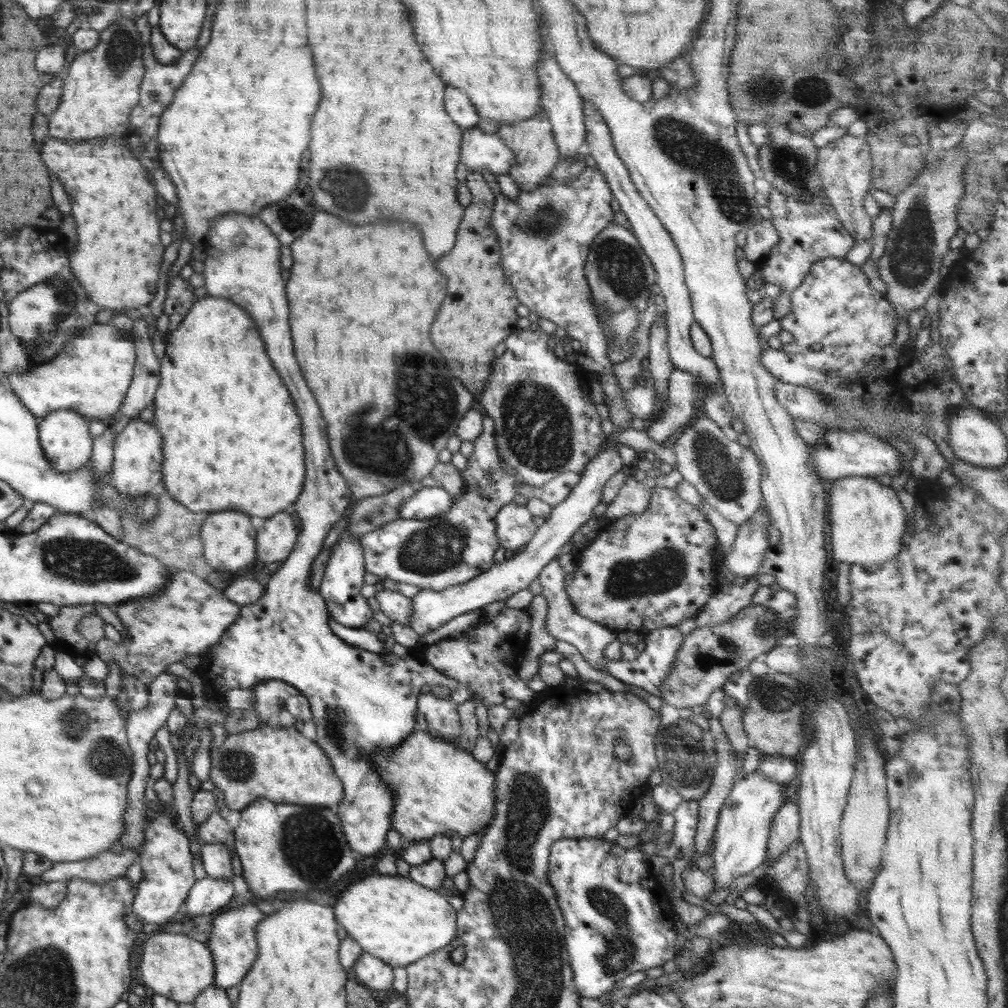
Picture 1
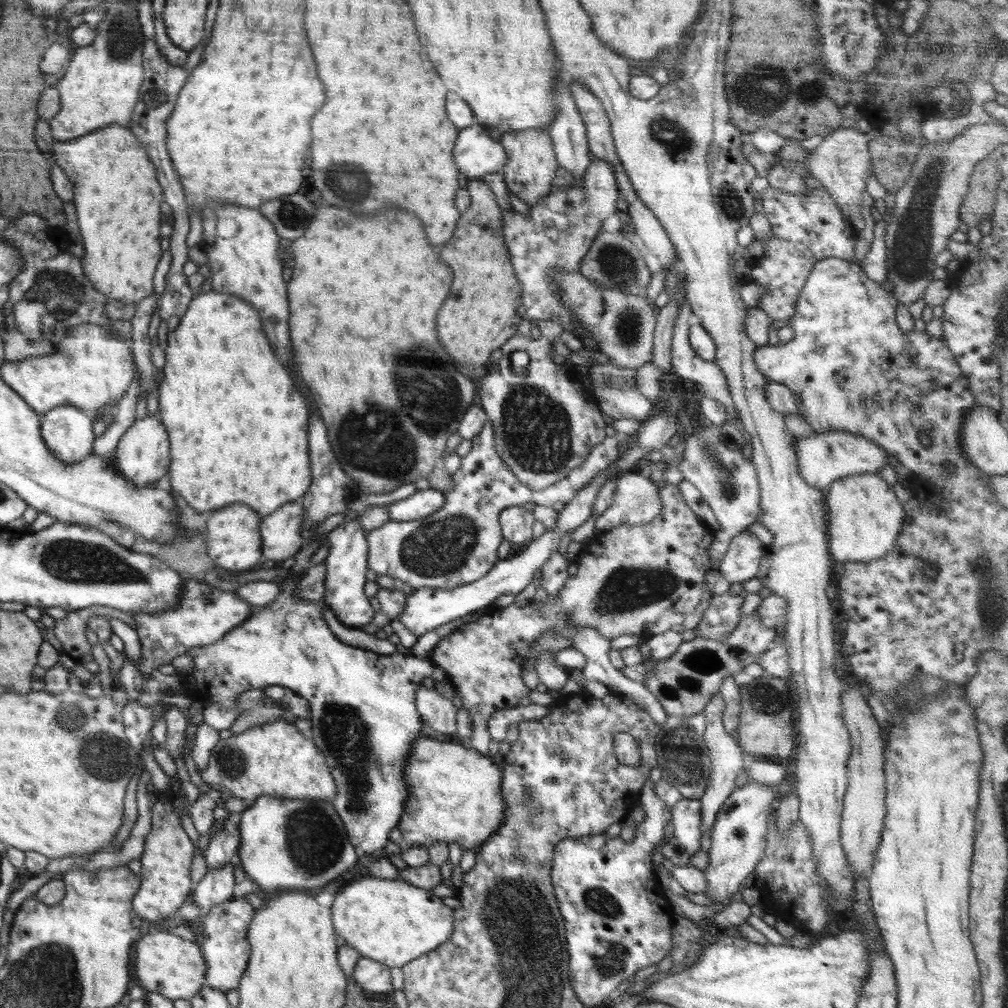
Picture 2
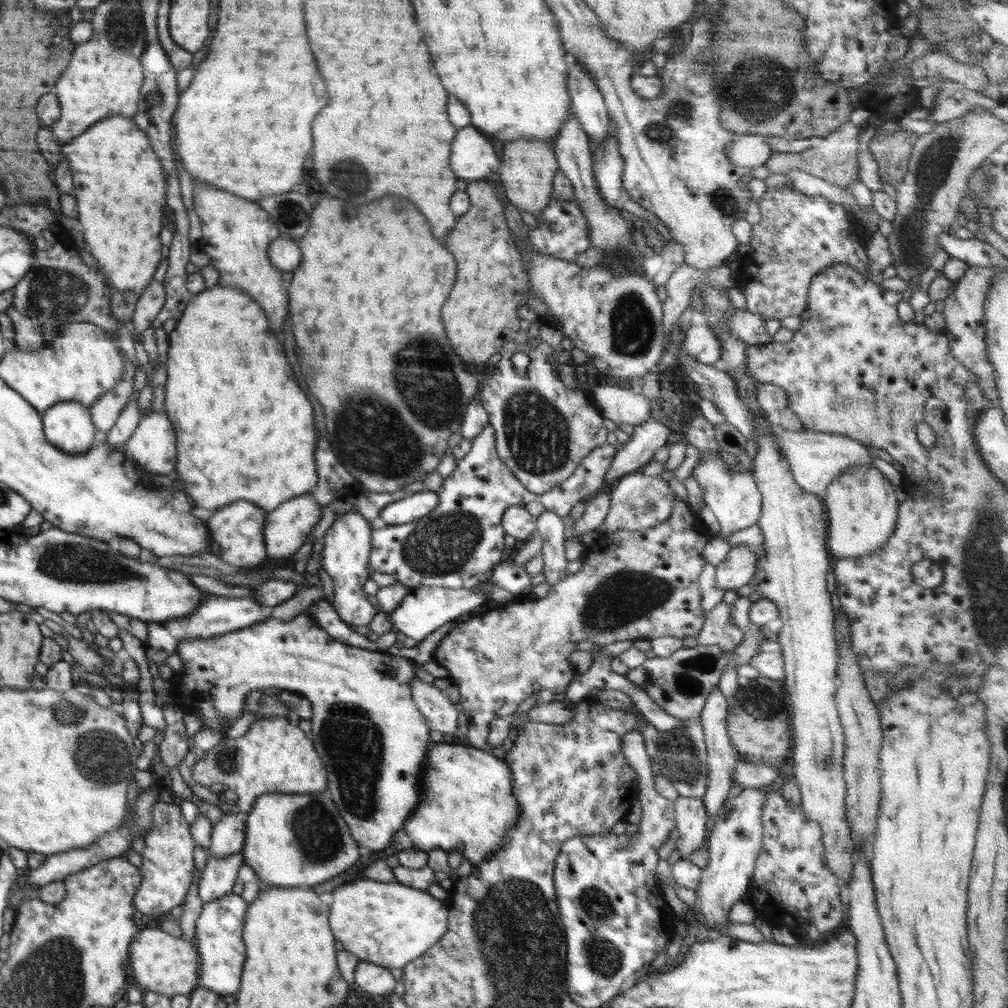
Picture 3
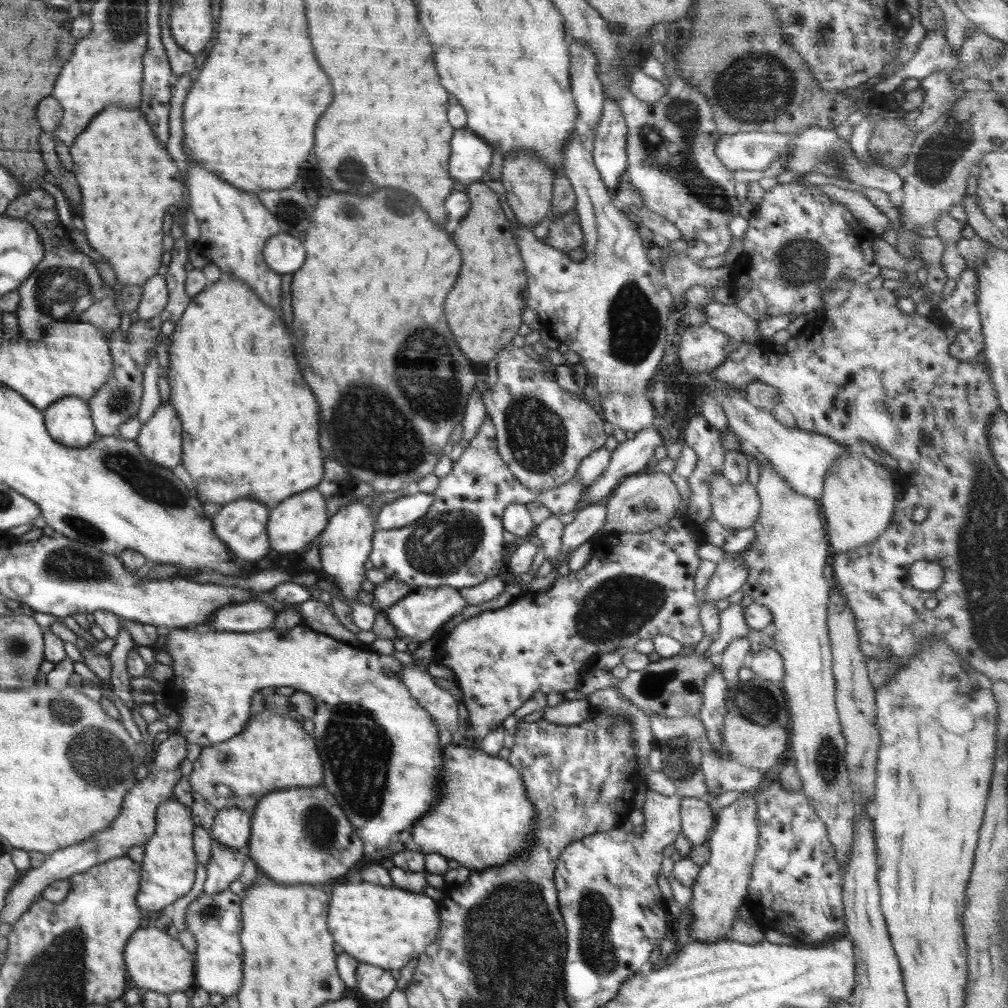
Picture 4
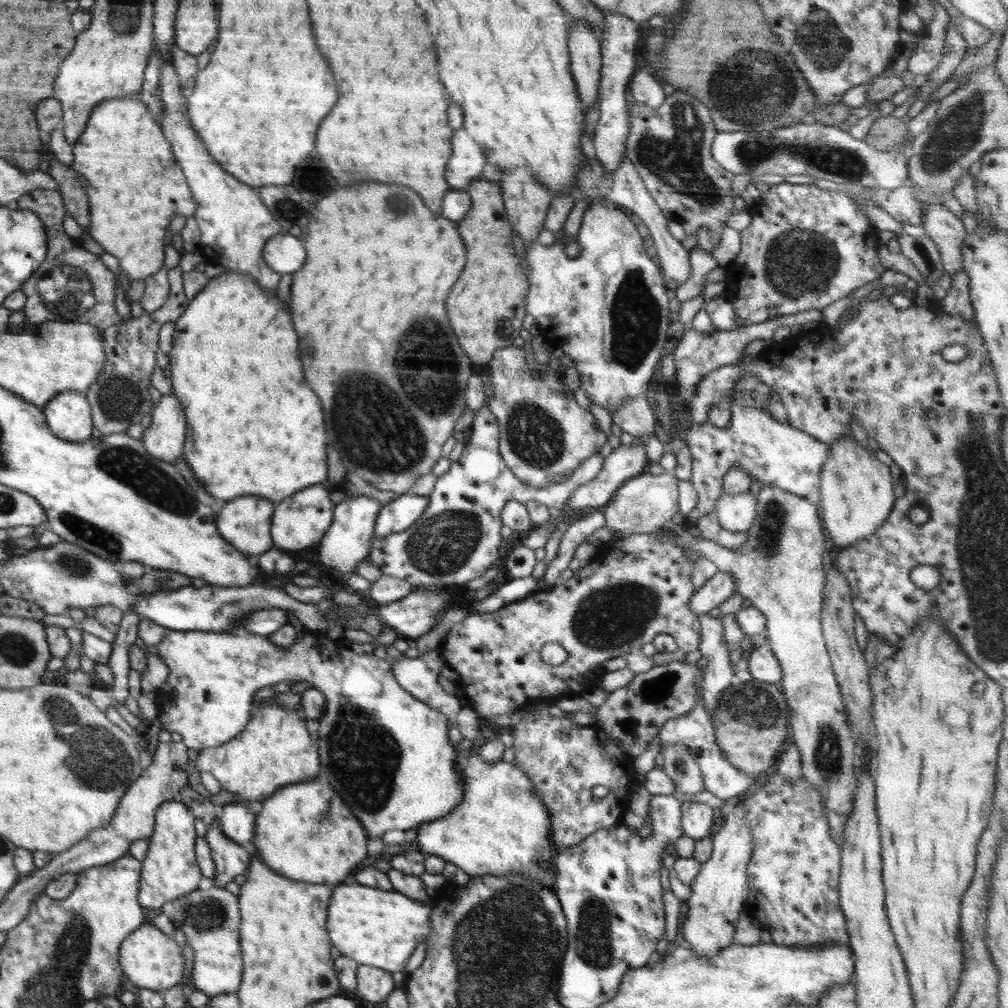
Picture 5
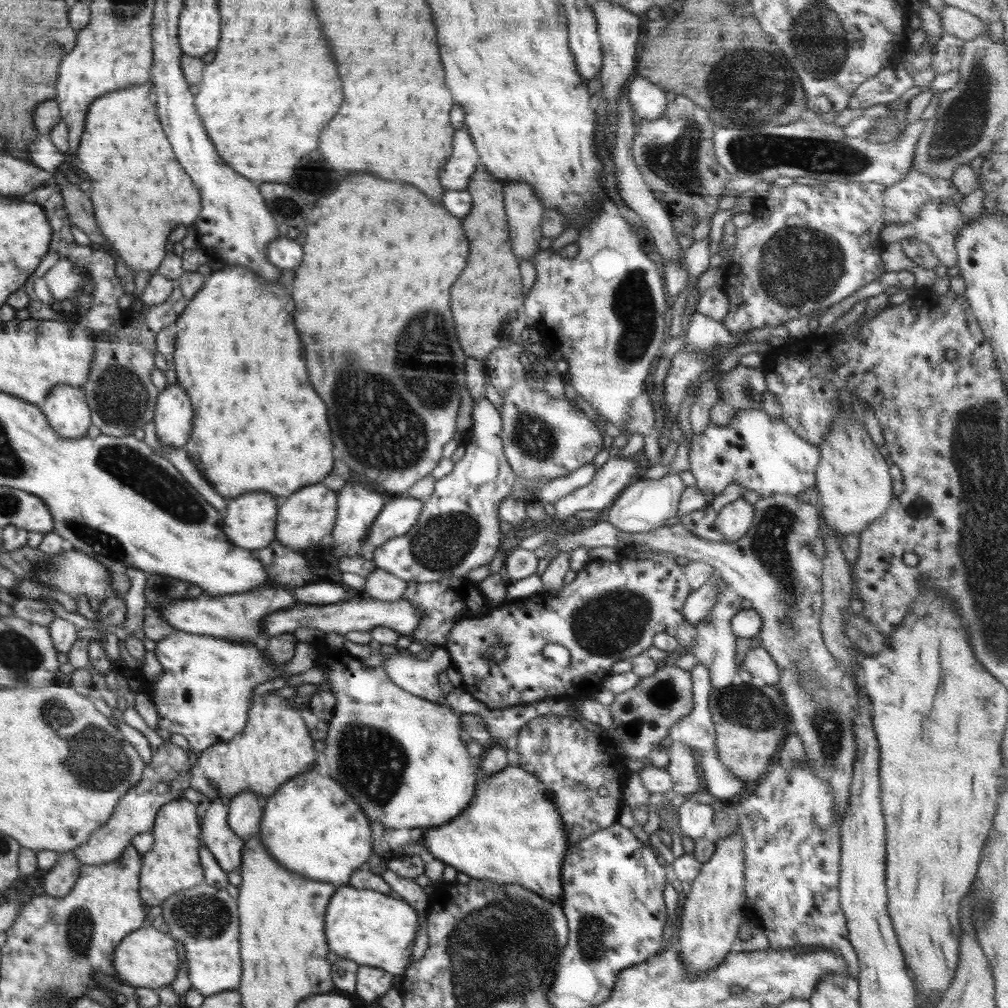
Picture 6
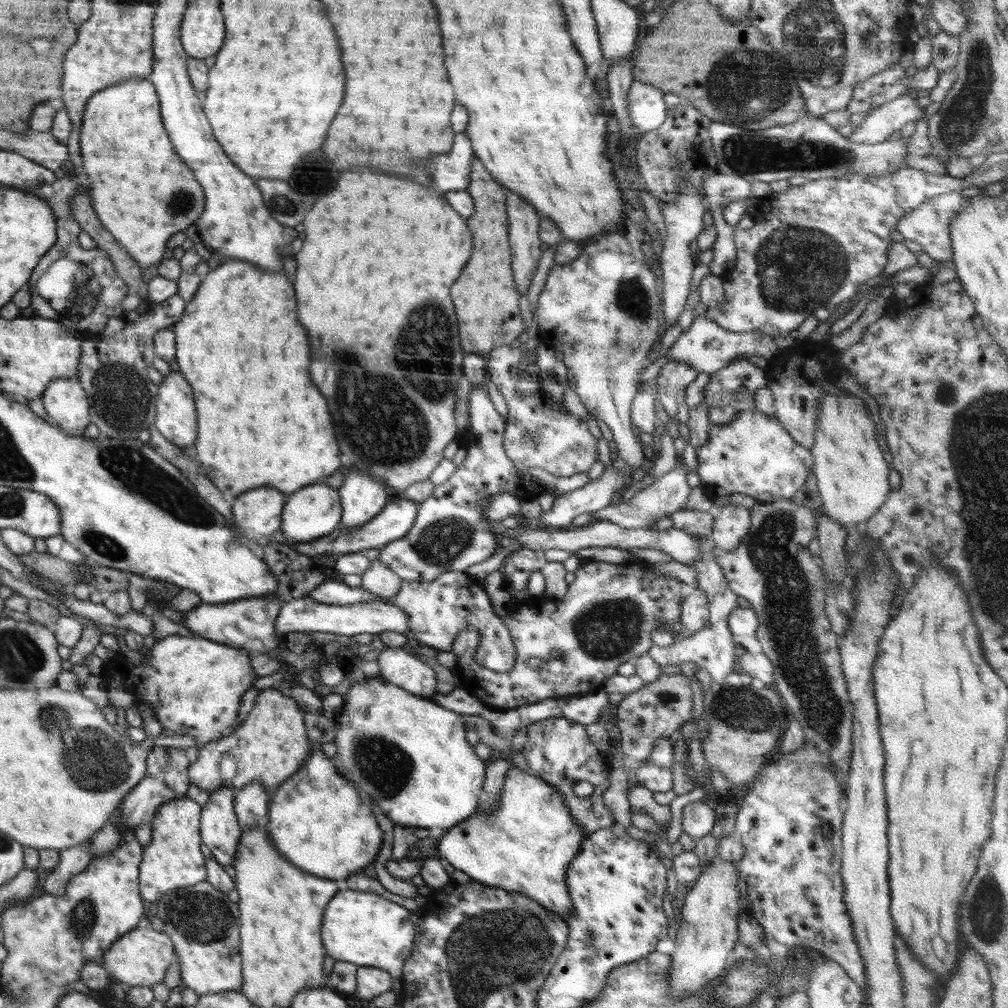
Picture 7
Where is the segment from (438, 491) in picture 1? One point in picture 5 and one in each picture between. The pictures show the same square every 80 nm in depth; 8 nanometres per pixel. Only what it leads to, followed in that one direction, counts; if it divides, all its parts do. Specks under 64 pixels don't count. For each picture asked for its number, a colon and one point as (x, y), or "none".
2: (422, 503)
3: (418, 505)
4: (412, 507)
5: (402, 512)

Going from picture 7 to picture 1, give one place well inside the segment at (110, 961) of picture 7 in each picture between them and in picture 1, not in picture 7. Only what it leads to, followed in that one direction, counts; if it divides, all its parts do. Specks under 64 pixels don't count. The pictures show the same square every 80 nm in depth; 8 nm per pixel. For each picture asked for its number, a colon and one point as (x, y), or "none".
1: (173, 965)
2: (166, 964)
3: (164, 964)
4: (158, 962)
5: (151, 959)
6: (148, 958)

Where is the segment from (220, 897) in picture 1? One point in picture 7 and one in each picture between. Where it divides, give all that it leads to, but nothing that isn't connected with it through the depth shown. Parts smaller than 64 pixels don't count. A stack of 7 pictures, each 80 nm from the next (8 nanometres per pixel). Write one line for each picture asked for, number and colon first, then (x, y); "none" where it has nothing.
2: (216, 886)
3: (219, 875)
4: (225, 865)
5: (230, 858)
6: (227, 848)
7: (220, 833)

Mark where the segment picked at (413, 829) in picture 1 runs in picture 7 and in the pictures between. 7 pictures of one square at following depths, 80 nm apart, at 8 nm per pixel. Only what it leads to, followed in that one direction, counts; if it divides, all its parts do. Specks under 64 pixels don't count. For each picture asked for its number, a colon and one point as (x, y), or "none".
2: (454, 795)
3: (468, 805)
4: (483, 819)
5: (500, 826)
6: (511, 833)
7: (526, 845)

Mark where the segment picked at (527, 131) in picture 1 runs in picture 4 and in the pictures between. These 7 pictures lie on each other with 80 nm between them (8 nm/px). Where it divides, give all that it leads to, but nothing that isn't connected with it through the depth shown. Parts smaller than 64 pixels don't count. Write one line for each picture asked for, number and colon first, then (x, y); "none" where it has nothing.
2: (531, 164)
3: (528, 166)
4: (528, 180)

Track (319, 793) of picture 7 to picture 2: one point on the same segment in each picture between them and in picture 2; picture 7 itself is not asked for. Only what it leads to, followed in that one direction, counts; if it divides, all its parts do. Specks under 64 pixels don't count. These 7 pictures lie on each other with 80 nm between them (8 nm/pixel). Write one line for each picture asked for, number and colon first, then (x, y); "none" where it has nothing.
2: (284, 843)
3: (290, 839)
4: (298, 835)
5: (304, 831)
6: (312, 827)

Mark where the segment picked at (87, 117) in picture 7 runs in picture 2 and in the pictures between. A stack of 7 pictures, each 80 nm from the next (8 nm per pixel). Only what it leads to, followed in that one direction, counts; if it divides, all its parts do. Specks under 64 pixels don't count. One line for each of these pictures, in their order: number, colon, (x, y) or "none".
2: (117, 198)
3: (118, 183)
4: (122, 213)
5: (128, 214)
6: (139, 192)

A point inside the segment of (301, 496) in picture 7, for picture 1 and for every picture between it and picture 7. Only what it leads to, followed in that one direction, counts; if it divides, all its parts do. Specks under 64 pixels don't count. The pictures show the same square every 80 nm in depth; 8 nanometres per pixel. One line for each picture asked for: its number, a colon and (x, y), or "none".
1: (276, 536)
2: (280, 531)
3: (285, 529)
4: (296, 522)
5: (301, 520)
6: (307, 517)

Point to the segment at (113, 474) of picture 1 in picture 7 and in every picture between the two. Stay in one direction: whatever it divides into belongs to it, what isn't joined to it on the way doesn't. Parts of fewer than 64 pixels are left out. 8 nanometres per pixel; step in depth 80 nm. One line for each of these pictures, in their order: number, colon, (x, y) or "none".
2: (144, 455)
3: (153, 447)
4: (160, 439)
5: (164, 438)
6: (173, 418)
7: (177, 417)

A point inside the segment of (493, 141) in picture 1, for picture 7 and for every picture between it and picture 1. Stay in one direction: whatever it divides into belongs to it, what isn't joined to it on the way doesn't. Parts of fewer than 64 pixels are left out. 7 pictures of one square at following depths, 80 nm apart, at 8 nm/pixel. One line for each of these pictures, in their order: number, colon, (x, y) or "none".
2: (476, 153)
3: (474, 158)
4: (471, 156)
5: (467, 160)
6: (460, 167)
7: (451, 171)

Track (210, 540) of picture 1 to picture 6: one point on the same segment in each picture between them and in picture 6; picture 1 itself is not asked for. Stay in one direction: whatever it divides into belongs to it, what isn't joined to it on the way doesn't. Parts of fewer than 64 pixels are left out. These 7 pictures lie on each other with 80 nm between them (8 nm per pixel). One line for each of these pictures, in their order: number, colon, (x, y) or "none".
2: (234, 543)
3: (239, 544)
4: (242, 525)
5: (245, 522)
6: (250, 520)

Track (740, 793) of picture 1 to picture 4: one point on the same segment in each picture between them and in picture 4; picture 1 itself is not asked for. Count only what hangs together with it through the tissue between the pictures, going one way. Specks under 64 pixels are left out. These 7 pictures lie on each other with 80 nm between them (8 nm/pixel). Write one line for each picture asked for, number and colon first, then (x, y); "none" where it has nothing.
2: (738, 836)
3: (733, 845)
4: (721, 887)

